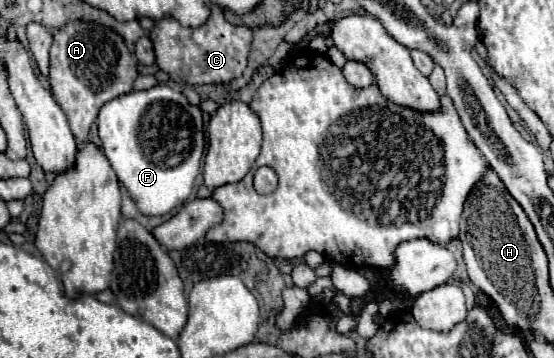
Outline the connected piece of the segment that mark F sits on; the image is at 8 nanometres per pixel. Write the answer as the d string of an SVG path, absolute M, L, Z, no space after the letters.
M156 85L146 91L120 95L102 105L98 135L104 155L140 213L166 215L192 193L206 141L202 111L198 105L188 103L182 93L168 85Z

